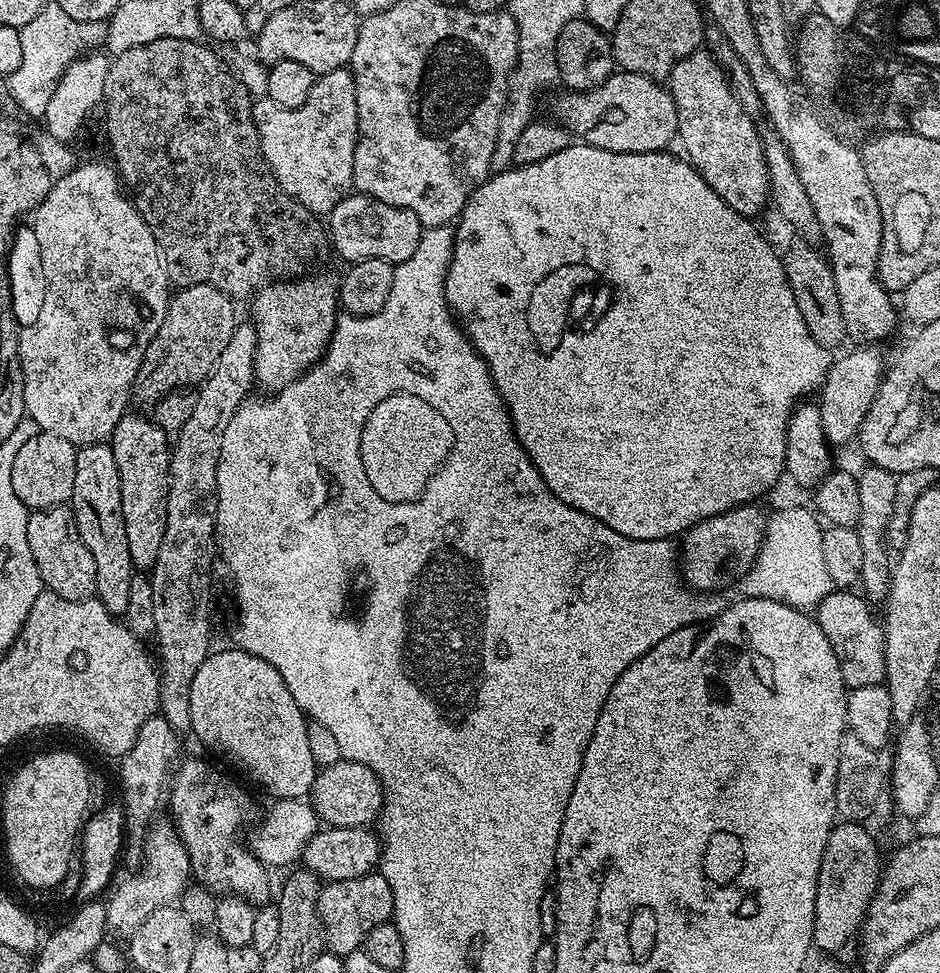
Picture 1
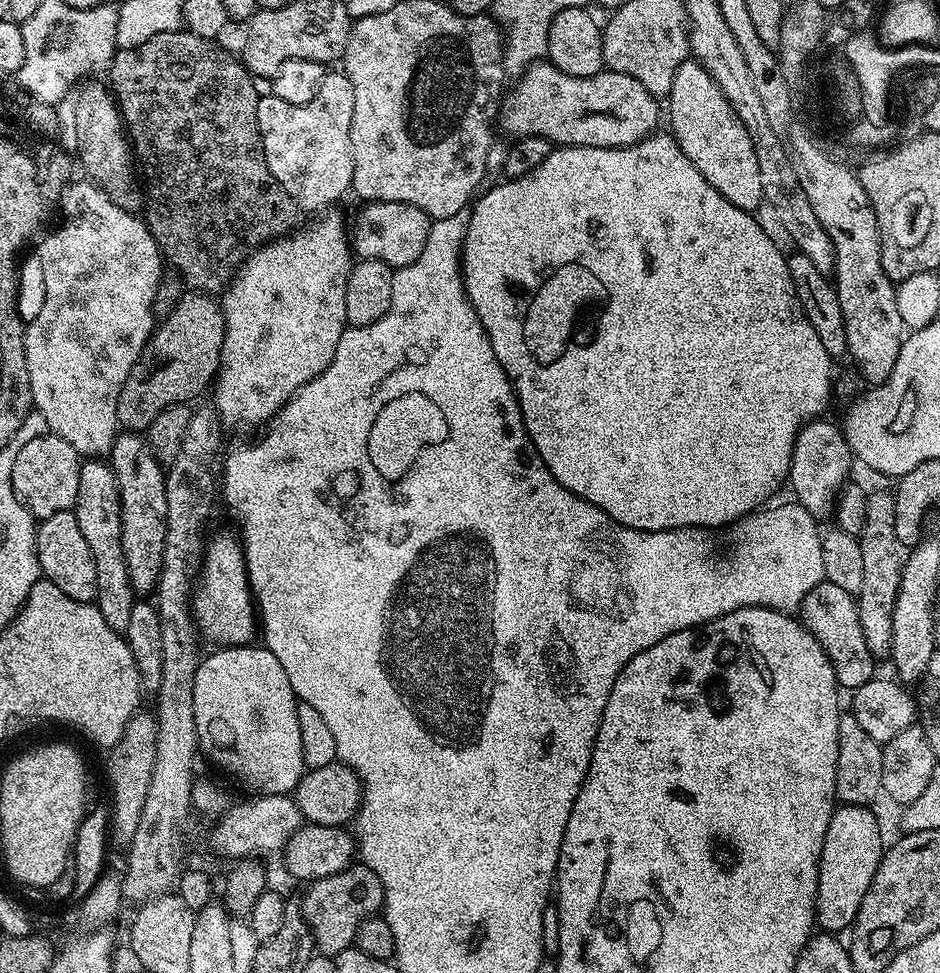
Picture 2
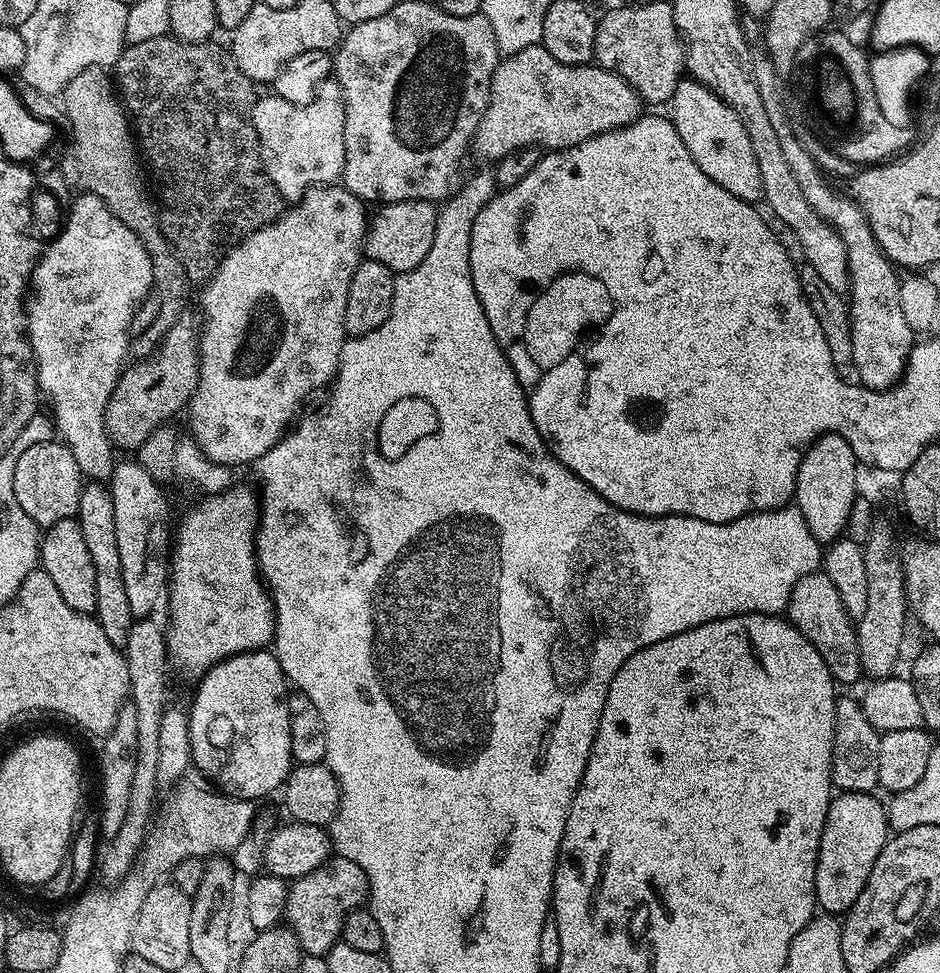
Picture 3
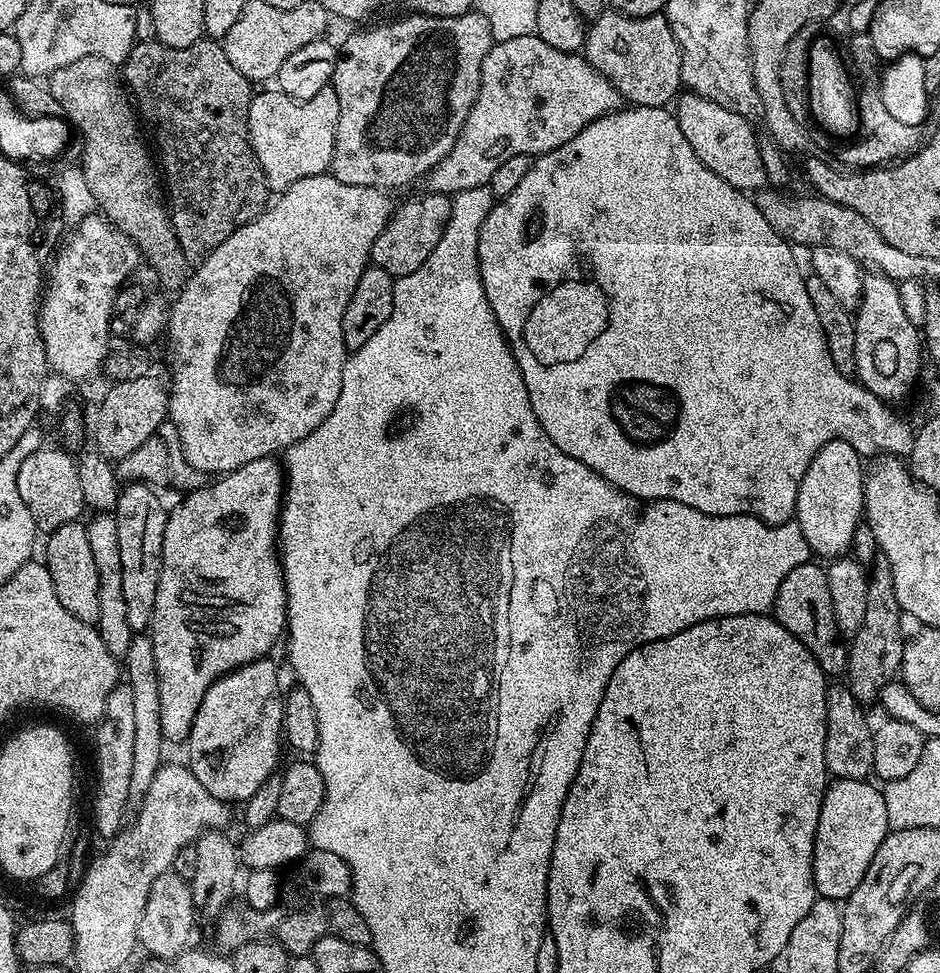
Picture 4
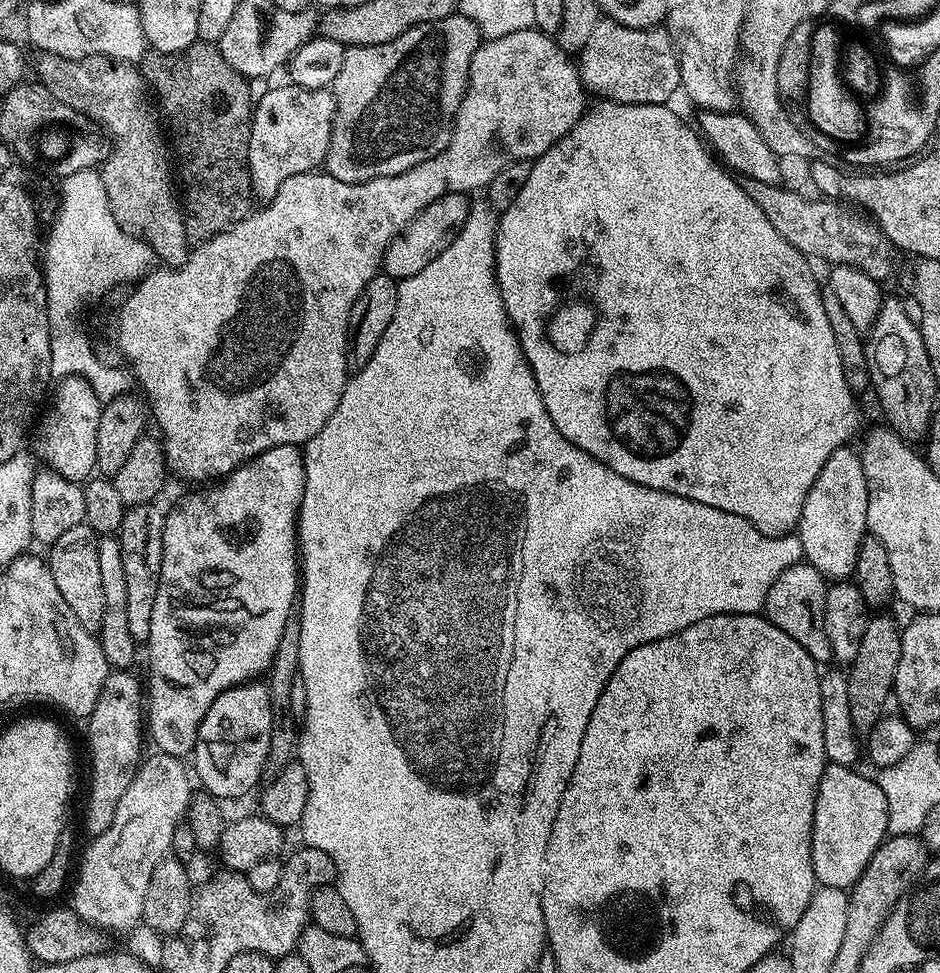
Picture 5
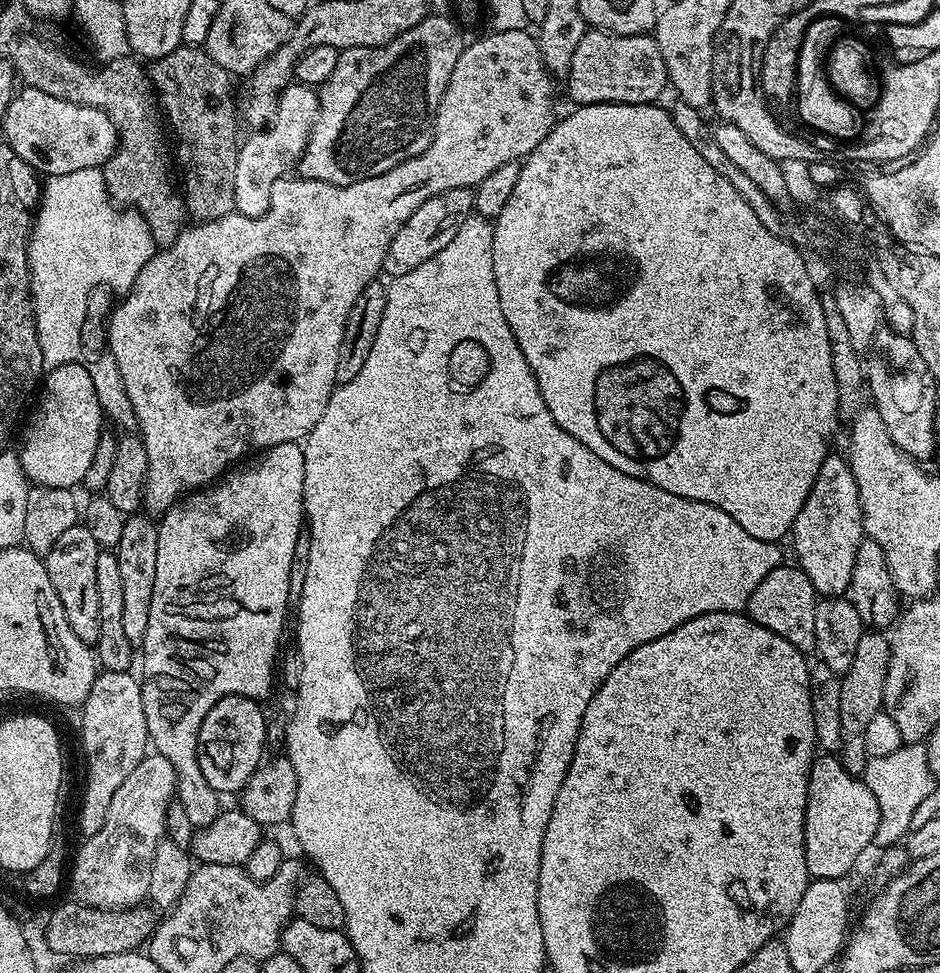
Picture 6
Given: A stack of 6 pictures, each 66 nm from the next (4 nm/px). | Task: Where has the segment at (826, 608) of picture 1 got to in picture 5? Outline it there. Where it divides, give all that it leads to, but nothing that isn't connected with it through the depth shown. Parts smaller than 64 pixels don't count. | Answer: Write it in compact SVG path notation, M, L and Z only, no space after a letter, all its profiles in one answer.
M801 562L782 570L782 574L774 578L762 607L764 619L778 626L778 630L790 634L790 638L794 638L794 642L798 642L798 646L802 646L802 650L806 650L806 654L810 654L810 658L820 666L827 665L832 660L824 625L825 587L826 578L814 570L814 566Z

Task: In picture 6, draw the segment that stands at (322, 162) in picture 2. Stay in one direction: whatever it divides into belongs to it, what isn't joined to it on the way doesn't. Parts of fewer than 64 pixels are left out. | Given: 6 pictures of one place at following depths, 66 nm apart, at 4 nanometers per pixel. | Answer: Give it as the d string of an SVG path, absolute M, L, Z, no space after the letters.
M295 82L287 84L276 97L276 113L273 114L272 121L261 132L254 133L245 144L239 145L236 165L232 171L232 203L239 215L258 218L266 214L274 182L289 171L288 163L292 159L293 163L304 155L304 147L319 105L320 100L315 87Z

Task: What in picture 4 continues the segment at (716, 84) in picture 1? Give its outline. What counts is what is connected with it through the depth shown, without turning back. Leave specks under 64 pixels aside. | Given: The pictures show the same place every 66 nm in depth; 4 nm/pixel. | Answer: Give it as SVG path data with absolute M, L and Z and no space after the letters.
M685 91L675 101L674 115L682 134L686 134L686 142L694 146L694 154L698 154L701 162L714 170L718 178L739 185L740 172L761 171L760 144L748 125L749 117L734 114L726 110L726 106L718 106L718 102L710 102L710 98L702 98L689 91Z

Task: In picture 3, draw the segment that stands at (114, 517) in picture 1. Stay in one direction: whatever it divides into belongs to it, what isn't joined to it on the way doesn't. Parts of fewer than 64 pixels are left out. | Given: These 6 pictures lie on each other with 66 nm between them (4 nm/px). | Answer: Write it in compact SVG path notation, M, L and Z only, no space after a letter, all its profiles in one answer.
M88 482L81 487L78 519L82 526L82 538L86 538L86 547L90 550L90 558L94 562L96 621L114 647L123 649L126 638L130 638L130 626L134 617L130 602L126 598L126 582L122 582L122 558L118 558L118 538L114 534L112 493L103 483Z

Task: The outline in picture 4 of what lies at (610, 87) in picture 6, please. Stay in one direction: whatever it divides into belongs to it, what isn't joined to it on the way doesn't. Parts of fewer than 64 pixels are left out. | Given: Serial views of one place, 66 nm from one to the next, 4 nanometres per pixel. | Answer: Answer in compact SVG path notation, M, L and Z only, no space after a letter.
M605 10L587 25L582 55L589 66L598 70L616 87L618 94L629 105L638 108L662 108L671 105L681 91L680 47L663 14L655 16L628 16L624 12Z

